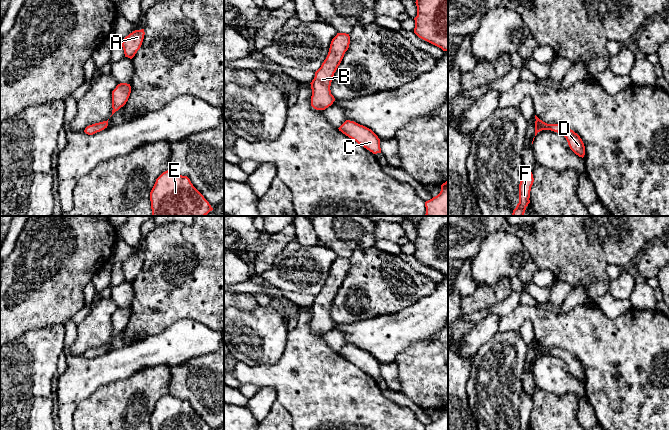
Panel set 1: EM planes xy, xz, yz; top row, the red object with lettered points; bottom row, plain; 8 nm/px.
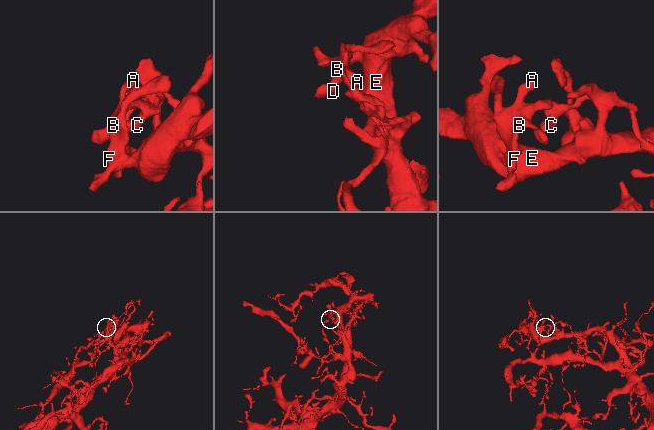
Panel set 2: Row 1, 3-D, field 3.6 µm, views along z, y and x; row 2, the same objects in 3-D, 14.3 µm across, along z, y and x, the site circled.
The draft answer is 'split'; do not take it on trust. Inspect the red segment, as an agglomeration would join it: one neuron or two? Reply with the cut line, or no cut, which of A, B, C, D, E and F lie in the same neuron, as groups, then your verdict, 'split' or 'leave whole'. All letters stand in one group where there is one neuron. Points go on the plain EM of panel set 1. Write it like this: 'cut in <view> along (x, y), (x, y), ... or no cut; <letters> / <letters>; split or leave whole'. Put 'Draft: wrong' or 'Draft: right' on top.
Draft: wrong
no cut; A B C D E F; leave whole

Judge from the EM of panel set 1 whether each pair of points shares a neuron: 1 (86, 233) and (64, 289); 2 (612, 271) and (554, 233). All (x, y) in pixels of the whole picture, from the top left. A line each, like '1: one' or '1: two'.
1: one
2: two

